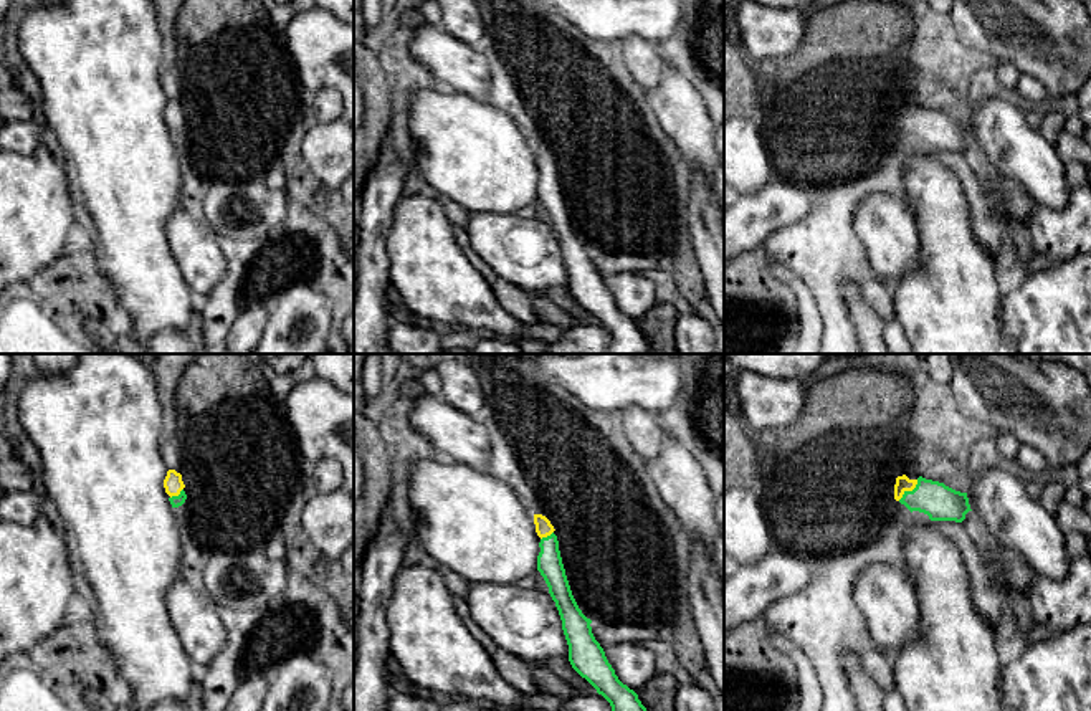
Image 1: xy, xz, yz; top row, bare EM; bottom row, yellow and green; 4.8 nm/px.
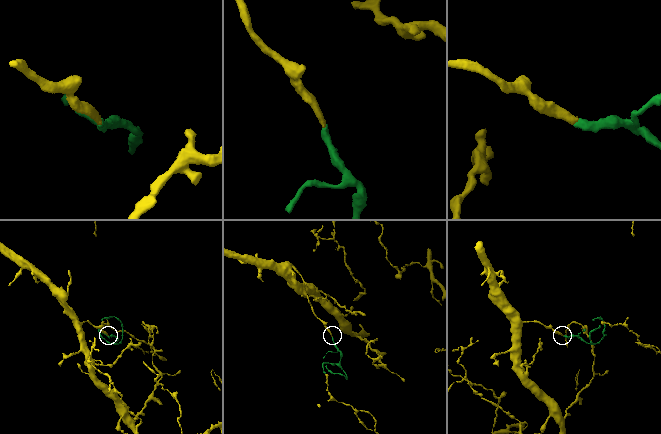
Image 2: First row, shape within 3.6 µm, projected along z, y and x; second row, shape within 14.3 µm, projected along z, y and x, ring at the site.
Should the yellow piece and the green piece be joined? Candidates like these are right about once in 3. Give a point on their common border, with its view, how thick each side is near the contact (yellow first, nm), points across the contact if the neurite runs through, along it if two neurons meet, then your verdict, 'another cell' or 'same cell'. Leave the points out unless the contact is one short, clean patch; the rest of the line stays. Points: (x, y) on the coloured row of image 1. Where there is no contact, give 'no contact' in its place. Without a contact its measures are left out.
contact yz (909, 490); calibres 80 and 180 nm; way yz (903, 483), (909, 490), (941, 503); same cell

